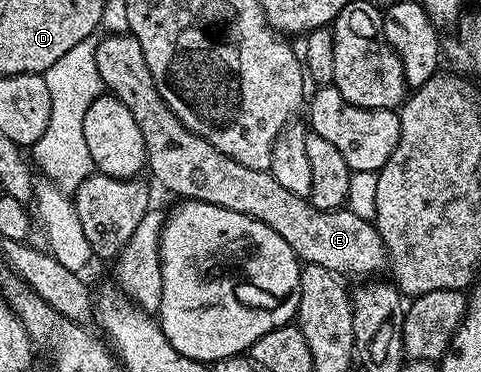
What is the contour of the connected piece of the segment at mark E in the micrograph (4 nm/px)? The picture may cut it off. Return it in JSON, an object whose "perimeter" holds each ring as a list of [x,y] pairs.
{"perimeter":[[[107,33],[102,36],[104,39],[94,44],[96,53],[97,71],[100,74],[104,88],[116,99],[121,101],[121,105],[125,105],[125,109],[129,109],[129,113],[133,113],[133,121],[137,121],[137,126],[140,127],[141,135],[145,139],[147,153],[147,169],[151,171],[156,181],[165,189],[179,195],[178,197],[195,200],[205,200],[209,204],[215,204],[218,207],[231,209],[237,213],[245,213],[246,216],[253,217],[257,221],[261,221],[265,225],[269,225],[269,229],[273,229],[273,233],[278,233],[285,241],[289,241],[289,249],[293,249],[293,253],[299,258],[300,264],[303,265],[321,265],[325,269],[335,272],[340,277],[348,277],[347,275],[356,275],[359,281],[367,281],[378,271],[386,272],[389,264],[387,262],[387,250],[381,241],[381,233],[375,228],[374,222],[370,218],[362,219],[355,211],[347,211],[348,209],[340,209],[337,211],[322,211],[311,204],[310,198],[298,195],[297,193],[289,193],[289,189],[284,189],[277,181],[277,177],[273,177],[270,171],[258,171],[250,169],[247,165],[241,165],[240,162],[234,161],[233,158],[227,157],[225,153],[221,153],[216,146],[213,146],[209,141],[205,141],[201,136],[187,129],[185,125],[181,125],[179,118],[173,113],[173,109],[169,109],[169,105],[165,105],[165,101],[161,97],[161,93],[157,93],[157,85],[153,81],[153,73],[149,73],[149,65],[145,65],[145,52],[141,50],[141,41],[137,41],[137,37],[130,33]]]}

